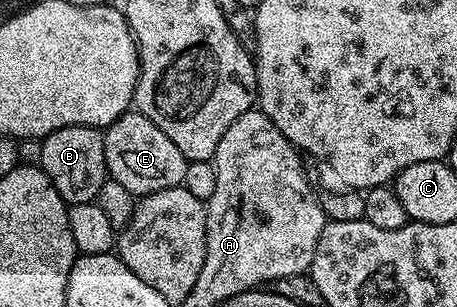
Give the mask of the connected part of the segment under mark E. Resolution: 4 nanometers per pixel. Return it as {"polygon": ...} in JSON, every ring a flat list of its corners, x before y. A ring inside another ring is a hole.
{"polygon":[[125,112,103,131,104,155,111,181,130,188,137,196,153,194,183,183,188,159,174,148,174,140,139,112]]}

